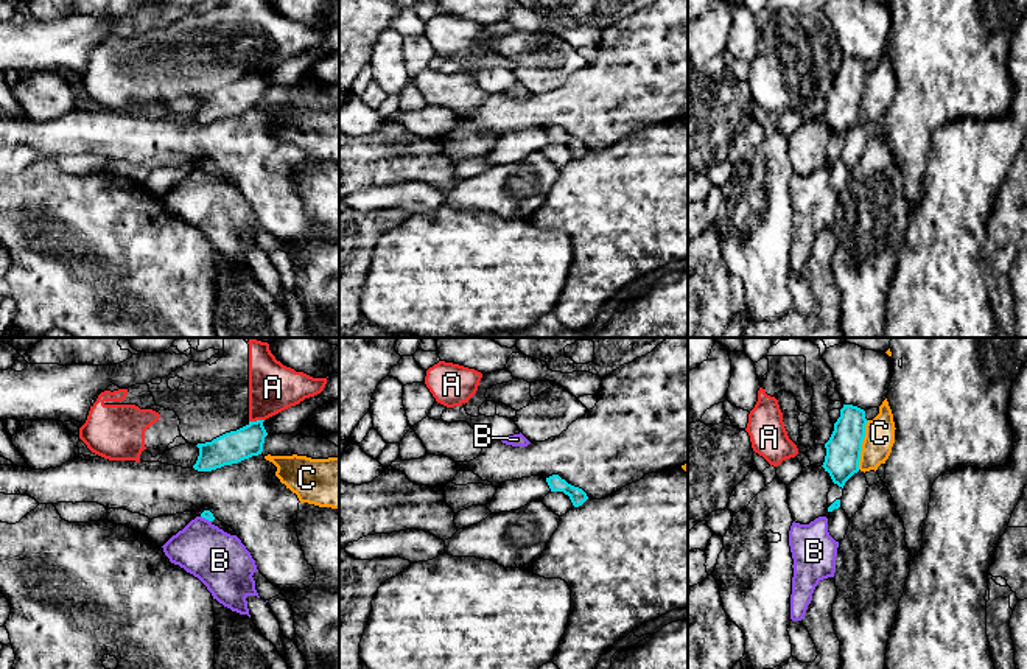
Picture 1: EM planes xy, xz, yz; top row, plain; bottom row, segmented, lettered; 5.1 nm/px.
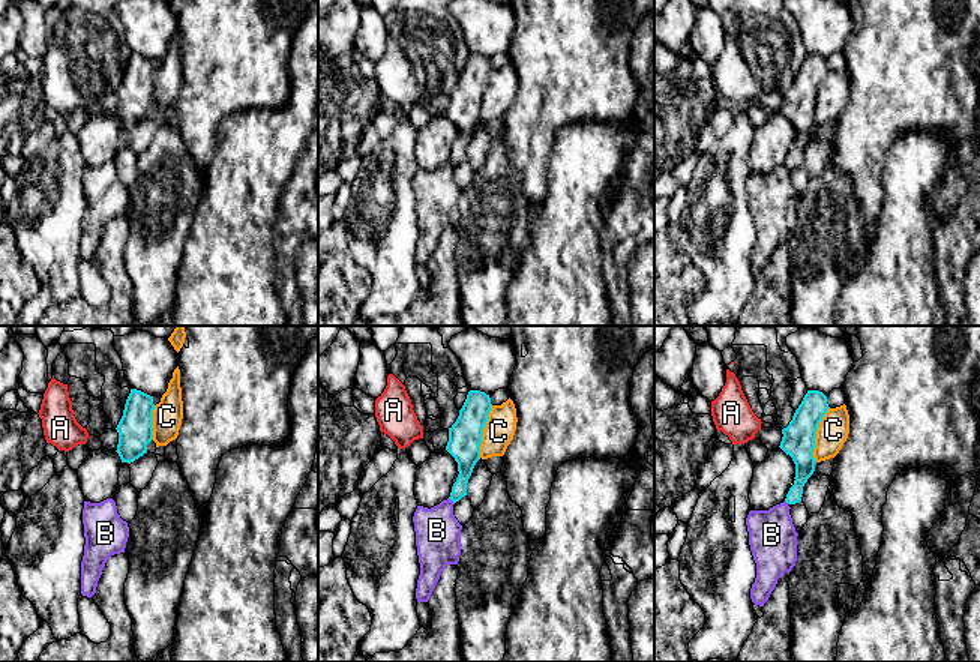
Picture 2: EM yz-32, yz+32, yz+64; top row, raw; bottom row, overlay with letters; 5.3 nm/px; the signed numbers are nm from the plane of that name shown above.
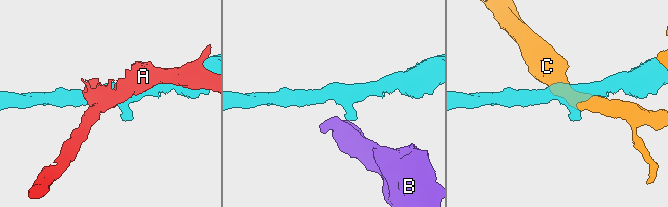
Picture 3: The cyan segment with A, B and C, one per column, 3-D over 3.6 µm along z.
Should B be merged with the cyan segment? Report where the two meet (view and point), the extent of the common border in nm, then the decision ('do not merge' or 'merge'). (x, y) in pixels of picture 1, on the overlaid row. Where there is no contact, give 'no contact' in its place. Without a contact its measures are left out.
xy (206, 518) | 70 nm | do not merge

